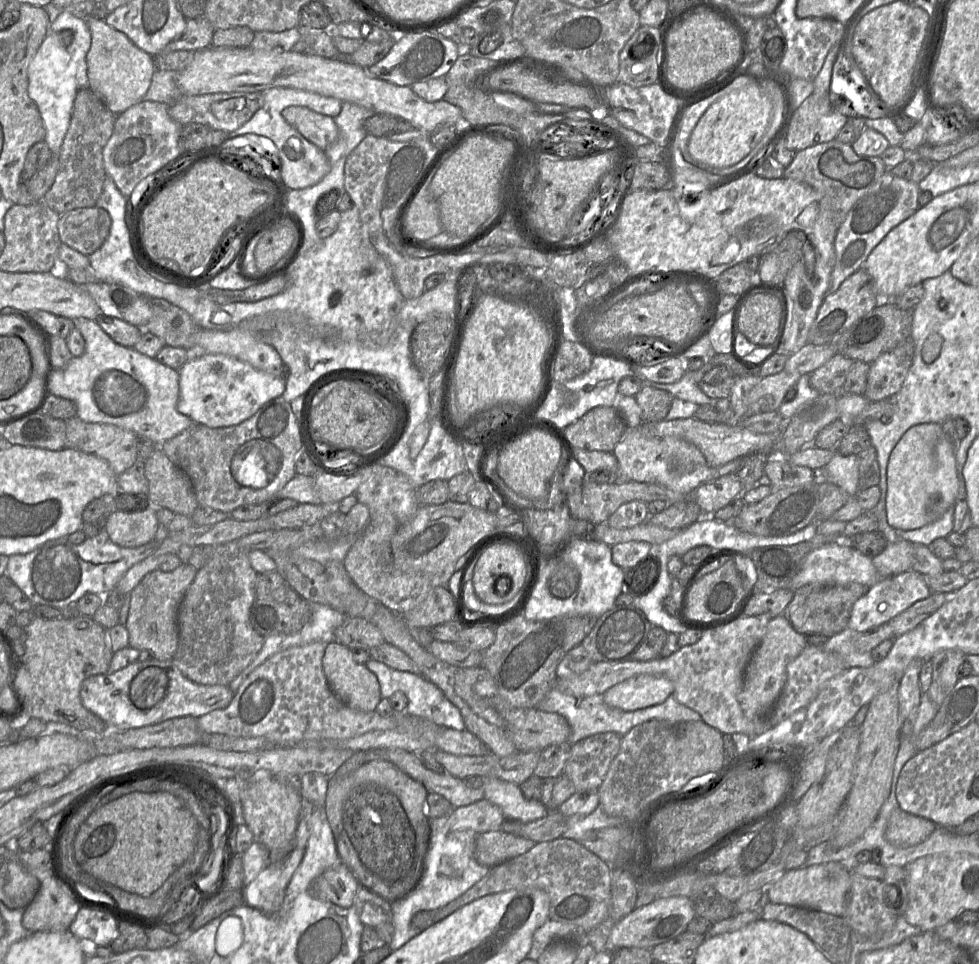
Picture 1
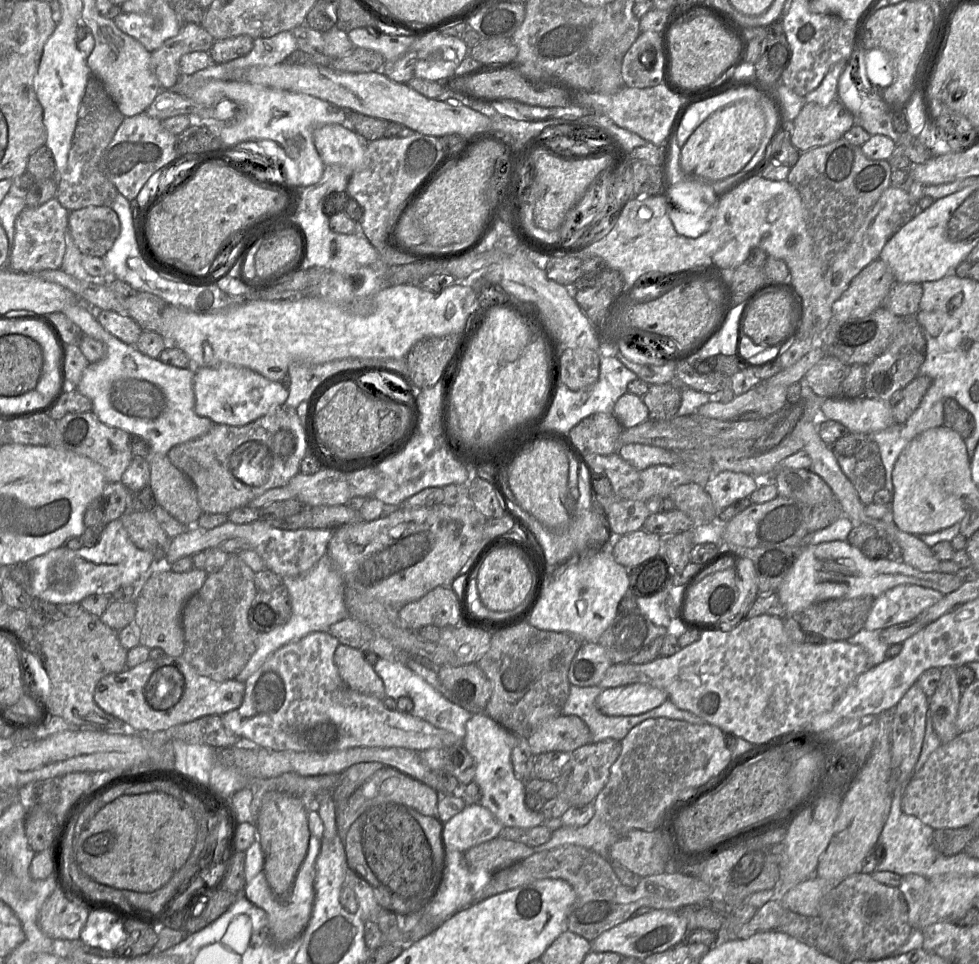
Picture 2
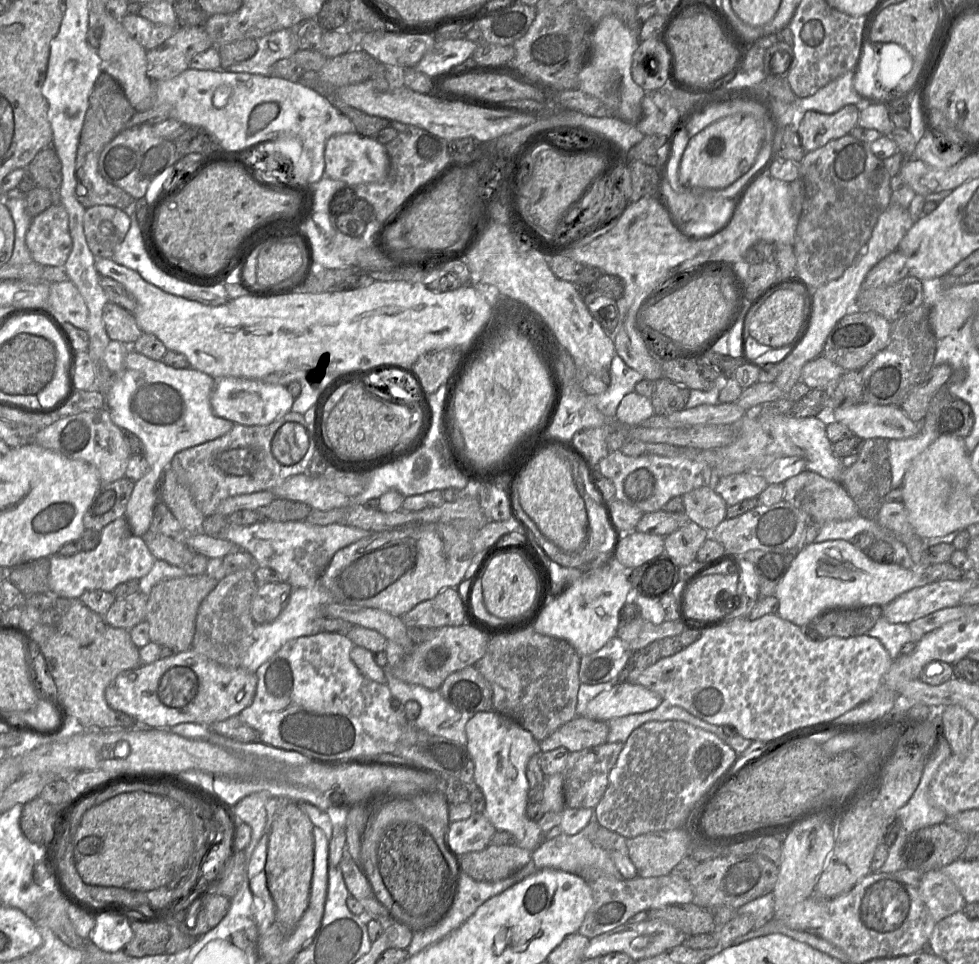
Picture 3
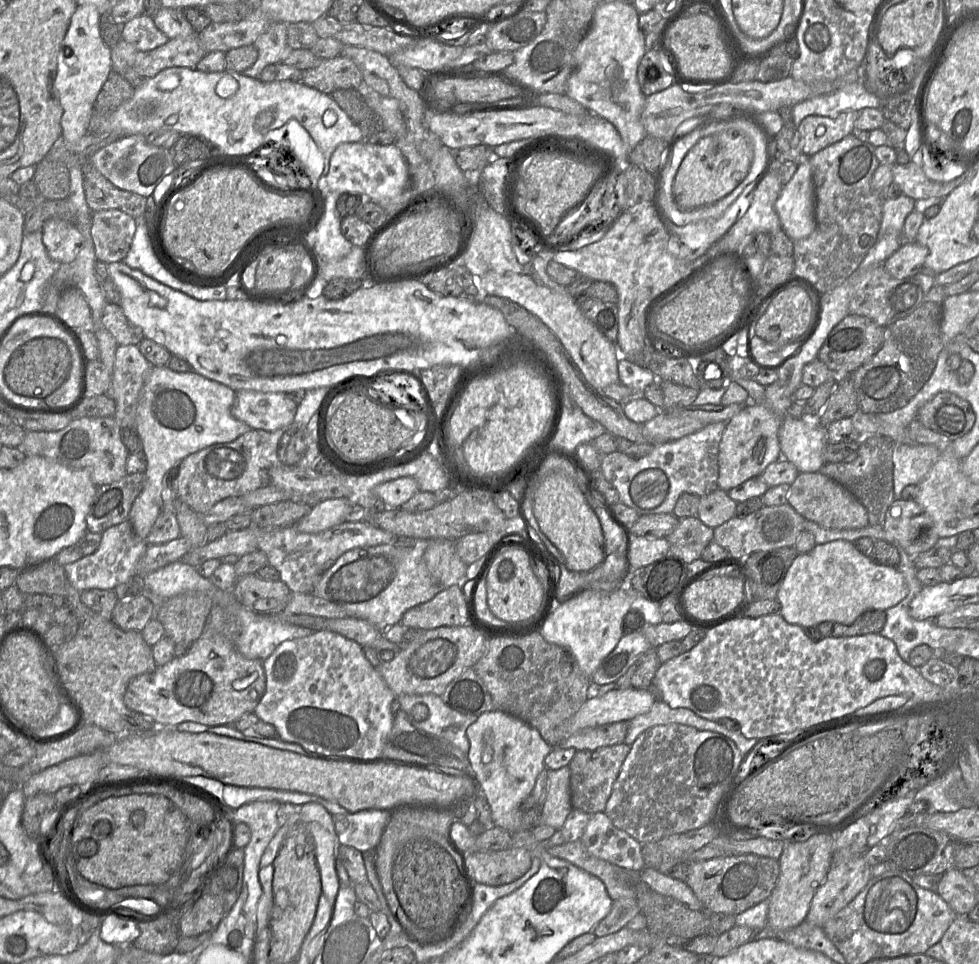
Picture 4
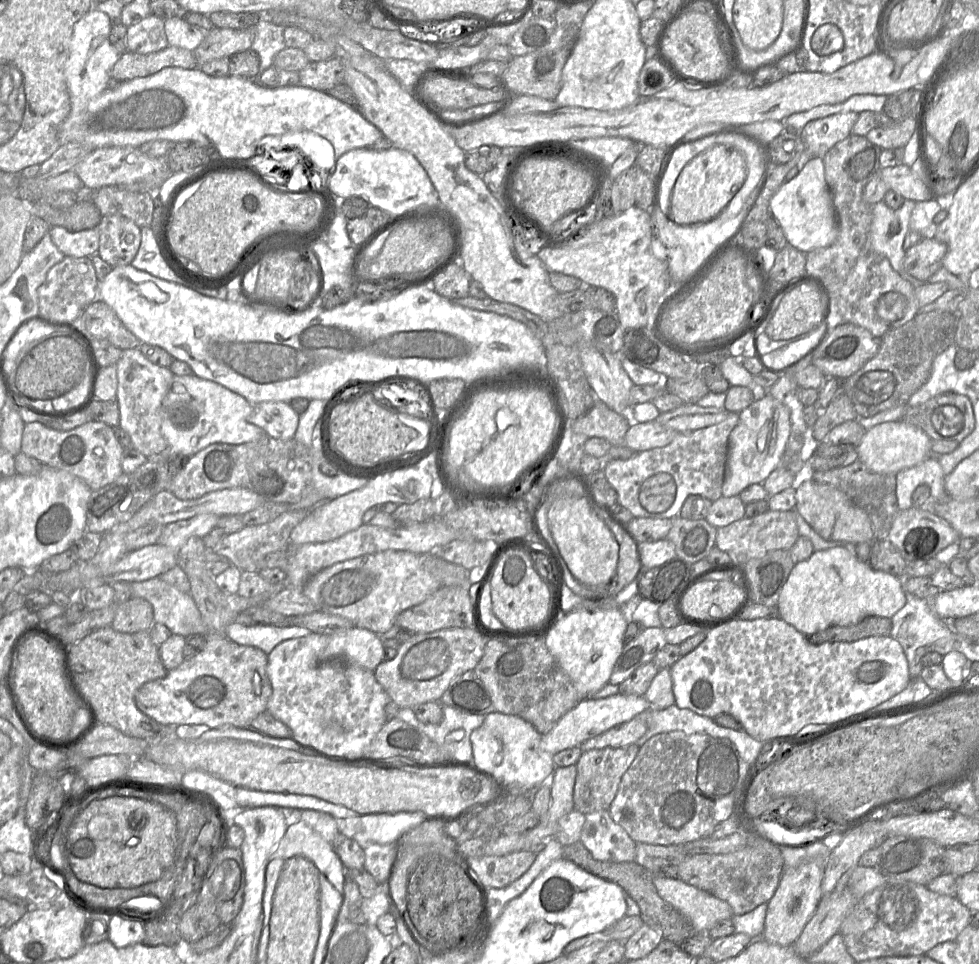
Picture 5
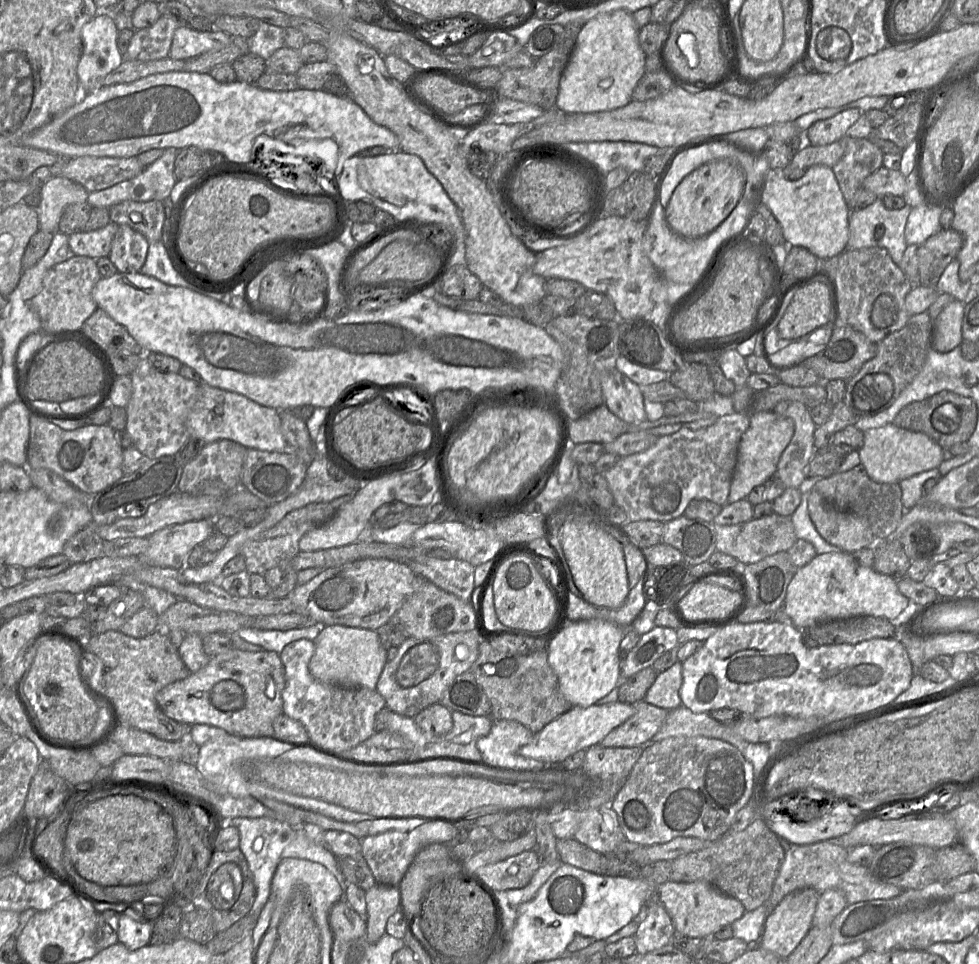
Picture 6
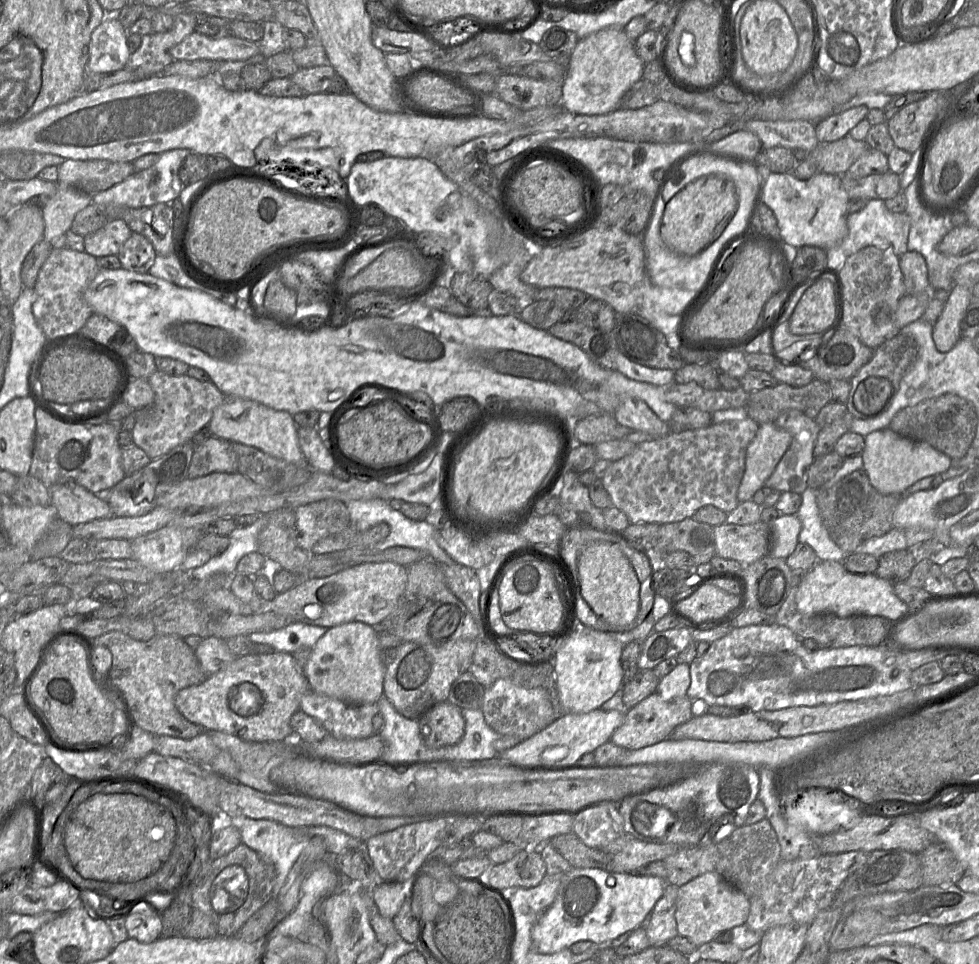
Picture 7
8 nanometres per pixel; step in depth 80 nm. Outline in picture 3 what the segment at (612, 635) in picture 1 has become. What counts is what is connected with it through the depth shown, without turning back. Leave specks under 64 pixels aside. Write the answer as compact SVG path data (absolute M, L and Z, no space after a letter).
M641 617L630 623L621 623L620 621L616 636L628 645L632 654L654 641L679 636L684 630L687 630L685 625L678 620L653 624Z

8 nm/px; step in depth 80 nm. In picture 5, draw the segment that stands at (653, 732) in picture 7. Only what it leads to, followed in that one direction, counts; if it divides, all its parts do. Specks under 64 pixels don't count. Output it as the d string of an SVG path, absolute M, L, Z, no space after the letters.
M650 709L641 712L631 720L614 726L609 730L590 738L579 745L581 751L621 748L636 743L647 731Z

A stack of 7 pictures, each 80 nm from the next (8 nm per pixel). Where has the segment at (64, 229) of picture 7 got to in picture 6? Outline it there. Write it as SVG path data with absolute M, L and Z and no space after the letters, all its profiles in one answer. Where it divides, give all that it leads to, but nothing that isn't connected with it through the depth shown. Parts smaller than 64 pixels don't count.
M63 175L51 176L40 184L41 201L36 207L40 229L55 233L63 210L73 203L86 203L87 189Z

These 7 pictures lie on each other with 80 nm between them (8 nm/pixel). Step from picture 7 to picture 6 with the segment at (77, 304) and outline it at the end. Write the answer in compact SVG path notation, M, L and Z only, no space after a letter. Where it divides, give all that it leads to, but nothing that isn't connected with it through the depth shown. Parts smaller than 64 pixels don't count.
M75 255L50 268L43 279L41 290L31 301L31 308L41 321L42 331L52 336L82 330L83 323L98 308L92 291L100 279L96 259L87 256Z

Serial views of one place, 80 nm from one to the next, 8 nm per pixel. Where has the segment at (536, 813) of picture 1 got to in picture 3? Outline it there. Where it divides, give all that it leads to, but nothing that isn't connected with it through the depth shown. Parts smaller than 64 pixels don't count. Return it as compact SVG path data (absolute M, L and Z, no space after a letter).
M494 710L480 711L467 722L466 748L474 763L474 780L484 795L484 814L497 831L506 831L515 836L517 846L534 851L544 840L537 822L526 815L530 789L526 767L529 759L539 754L539 742L515 720Z

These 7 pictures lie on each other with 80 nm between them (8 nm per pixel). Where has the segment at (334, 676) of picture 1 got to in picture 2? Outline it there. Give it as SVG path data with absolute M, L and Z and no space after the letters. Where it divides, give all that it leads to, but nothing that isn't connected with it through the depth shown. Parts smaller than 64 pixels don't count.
M340 643L334 653L334 662L349 689L381 700L387 697L382 679L365 660L362 650Z

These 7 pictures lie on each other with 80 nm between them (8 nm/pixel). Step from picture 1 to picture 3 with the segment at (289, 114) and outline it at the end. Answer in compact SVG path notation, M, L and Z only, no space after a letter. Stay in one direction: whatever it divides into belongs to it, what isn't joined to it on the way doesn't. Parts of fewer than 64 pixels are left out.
M356 133L331 136L325 145L325 176L342 181L349 187L383 182L389 171L389 157L385 145Z

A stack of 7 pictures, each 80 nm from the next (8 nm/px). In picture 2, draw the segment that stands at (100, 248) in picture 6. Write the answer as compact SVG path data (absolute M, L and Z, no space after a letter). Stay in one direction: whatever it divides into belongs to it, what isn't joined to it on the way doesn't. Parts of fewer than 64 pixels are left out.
M55 196L40 206L25 207L15 220L14 238L7 268L24 273L61 268L66 251L65 233L69 212Z

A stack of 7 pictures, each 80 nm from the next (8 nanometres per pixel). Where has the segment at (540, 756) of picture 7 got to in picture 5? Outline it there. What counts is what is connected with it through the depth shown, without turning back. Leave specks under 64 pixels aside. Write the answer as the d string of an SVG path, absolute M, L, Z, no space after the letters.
M619 692L600 699L585 697L563 715L547 734L542 735L540 749L554 755L568 748L579 747L584 741L631 720L650 707L644 696L622 695Z

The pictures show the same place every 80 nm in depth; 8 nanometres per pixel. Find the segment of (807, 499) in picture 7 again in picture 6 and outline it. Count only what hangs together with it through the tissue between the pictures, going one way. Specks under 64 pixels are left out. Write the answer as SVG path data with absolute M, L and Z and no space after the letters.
M806 486L800 488L800 490L802 495L801 503L791 516L796 538L809 541L815 547L817 554L841 552L842 550L839 547L828 543L818 533L809 516Z

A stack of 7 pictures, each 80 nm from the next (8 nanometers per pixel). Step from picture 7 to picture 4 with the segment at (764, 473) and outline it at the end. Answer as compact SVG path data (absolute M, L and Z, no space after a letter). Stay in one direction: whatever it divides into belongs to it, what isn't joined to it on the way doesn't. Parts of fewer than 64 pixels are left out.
M777 380L766 386L765 404L746 405L726 422L718 452L718 488L728 492L750 478L759 477L769 464L782 458L778 430L791 404L791 395Z

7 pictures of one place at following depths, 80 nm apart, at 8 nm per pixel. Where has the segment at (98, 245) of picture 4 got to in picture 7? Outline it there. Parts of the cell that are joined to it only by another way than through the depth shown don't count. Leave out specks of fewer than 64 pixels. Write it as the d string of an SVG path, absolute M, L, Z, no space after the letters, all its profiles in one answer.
M133 232L117 256L122 268L137 273L148 273L155 262L157 252L146 237Z

